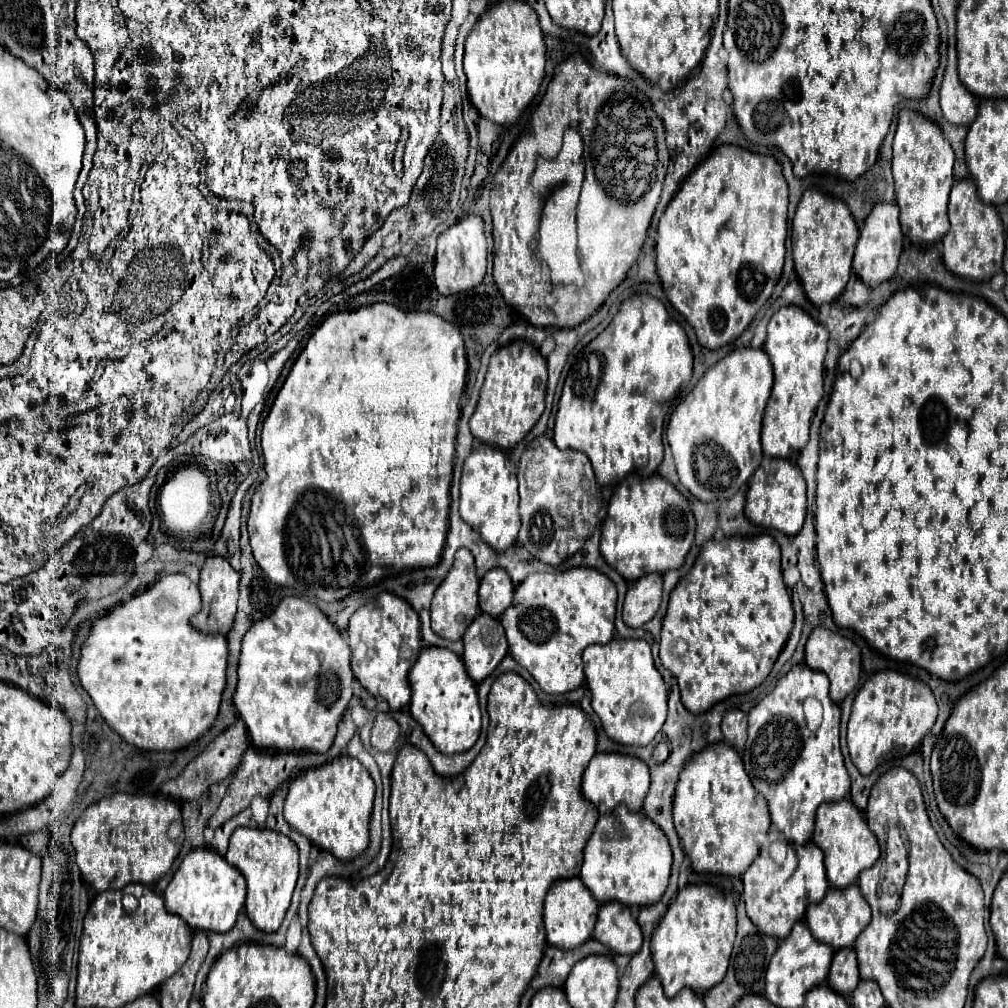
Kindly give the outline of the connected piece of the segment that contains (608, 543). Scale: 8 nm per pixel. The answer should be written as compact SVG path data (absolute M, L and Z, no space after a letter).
M628 475L620 481L610 499L608 515L602 523L600 551L606 563L622 573L624 579L636 581L646 573L662 575L670 569L680 569L694 543L694 533L696 521L690 503L672 483L660 475L650 475L646 479Z

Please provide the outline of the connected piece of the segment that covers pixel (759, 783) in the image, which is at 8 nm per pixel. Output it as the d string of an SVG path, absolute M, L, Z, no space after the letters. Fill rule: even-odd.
M804 663L794 665L778 681L774 691L768 693L756 707L750 709L748 721L750 721L748 741L742 753L746 773L750 775L754 789L768 801L772 825L776 825L776 829L782 831L788 841L804 845L812 837L816 809L828 801L842 801L850 793L850 777L840 753L840 707L828 695L828 677L812 671ZM806 697L816 697L824 705L824 721L816 731L810 731L806 727L802 711L802 701Z

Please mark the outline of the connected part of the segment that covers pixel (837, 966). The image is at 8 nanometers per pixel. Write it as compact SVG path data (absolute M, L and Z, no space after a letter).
M846 947L846 949L836 951L834 959L832 959L830 975L828 975L828 985L836 993L850 995L850 993L854 993L858 981L860 981L860 975L858 975L858 963L856 963L854 949Z

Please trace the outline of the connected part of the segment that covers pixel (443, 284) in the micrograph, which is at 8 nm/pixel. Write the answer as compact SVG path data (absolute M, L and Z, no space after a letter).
M468 215L448 227L438 237L438 251L434 261L434 285L440 295L456 295L482 283L486 273L486 235L484 221L478 215Z

